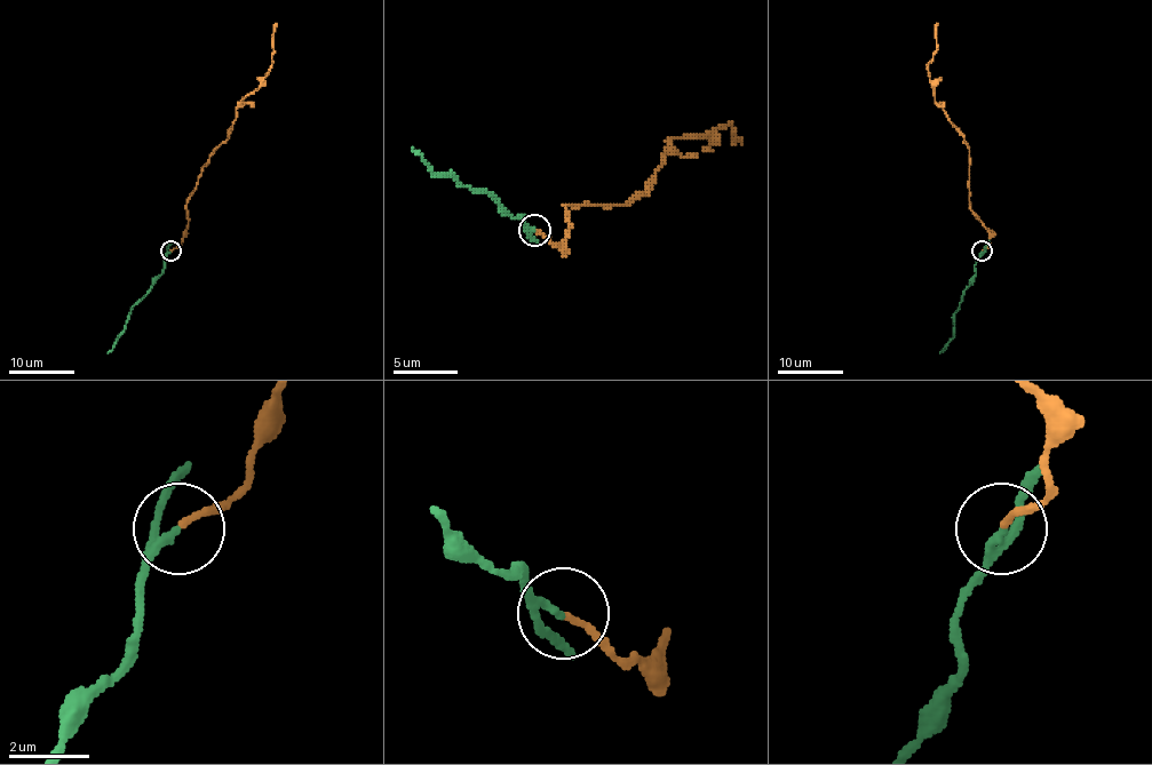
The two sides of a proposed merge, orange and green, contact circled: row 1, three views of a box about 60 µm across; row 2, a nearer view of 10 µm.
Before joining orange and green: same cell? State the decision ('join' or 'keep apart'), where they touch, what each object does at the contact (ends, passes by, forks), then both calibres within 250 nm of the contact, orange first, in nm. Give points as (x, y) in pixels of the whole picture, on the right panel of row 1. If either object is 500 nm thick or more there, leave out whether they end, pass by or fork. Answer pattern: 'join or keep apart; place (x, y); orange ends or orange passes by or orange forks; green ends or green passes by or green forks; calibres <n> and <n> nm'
keep apart; place (982, 250); orange ends; green passes by; calibres 140 and 150 nm

